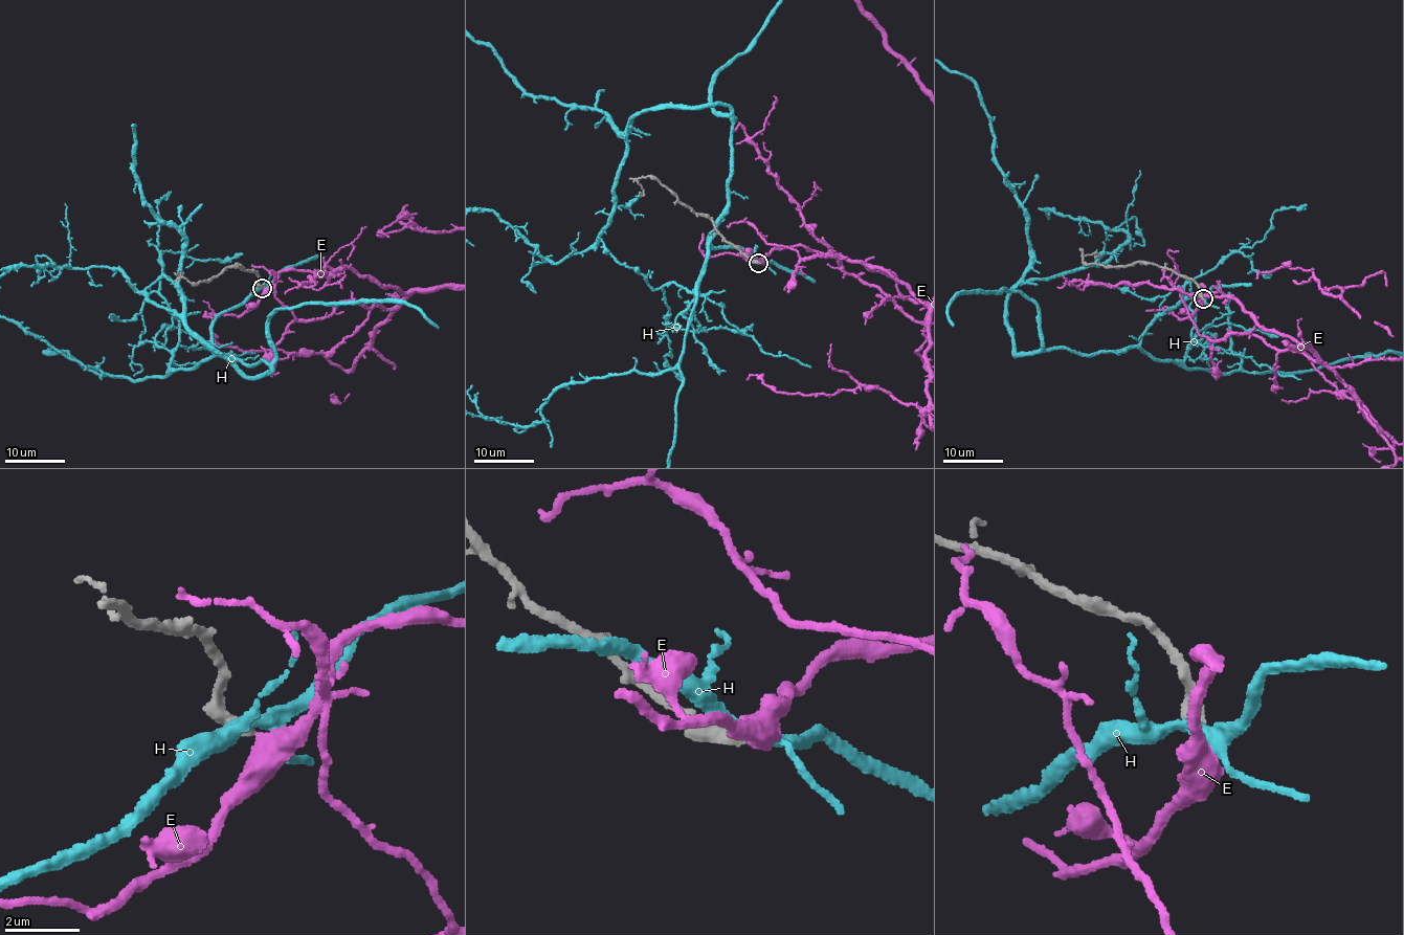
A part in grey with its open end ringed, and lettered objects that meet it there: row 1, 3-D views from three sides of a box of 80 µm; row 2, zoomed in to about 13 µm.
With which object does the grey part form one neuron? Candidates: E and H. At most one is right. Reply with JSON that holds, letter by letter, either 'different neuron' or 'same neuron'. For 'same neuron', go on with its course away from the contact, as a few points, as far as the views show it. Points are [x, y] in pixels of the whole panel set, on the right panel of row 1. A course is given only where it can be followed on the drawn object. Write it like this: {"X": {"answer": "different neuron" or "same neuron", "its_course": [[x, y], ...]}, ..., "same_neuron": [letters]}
{"E": {"answer": "different neuron"}, "H": {"answer": "different neuron"}, "same_neuron": []}

